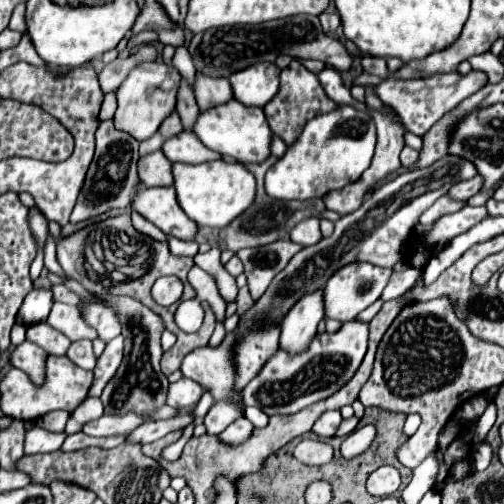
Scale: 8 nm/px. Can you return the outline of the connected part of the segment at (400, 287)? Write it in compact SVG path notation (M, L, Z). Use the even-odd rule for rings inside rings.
M413 267L405 269L405 271L401 271L401 273L393 273L393 277L389 279L389 283L387 283L381 299L383 299L383 301L397 299L397 297L403 295L405 291L409 291L419 277L421 277L421 271L419 271L419 269L413 269Z

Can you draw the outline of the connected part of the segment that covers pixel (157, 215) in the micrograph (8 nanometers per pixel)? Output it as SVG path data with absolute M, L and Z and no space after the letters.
M173 187L141 189L133 197L131 207L145 219L155 223L169 237L193 241L197 235L197 225L193 225L193 221L189 221L189 217L181 213L181 205L177 205Z

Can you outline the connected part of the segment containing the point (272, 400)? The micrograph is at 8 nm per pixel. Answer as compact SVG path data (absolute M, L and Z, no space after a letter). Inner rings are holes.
M349 321L343 327L329 335L317 335L309 349L297 357L287 357L285 351L277 349L277 353L265 363L261 373L243 389L243 403L259 407L269 417L271 415L291 415L297 413L317 401L323 401L337 393L341 385L355 375L359 369L363 355L367 351L367 323Z

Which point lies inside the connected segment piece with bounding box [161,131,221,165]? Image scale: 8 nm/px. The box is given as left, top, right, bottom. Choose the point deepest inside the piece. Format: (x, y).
(184, 147)

